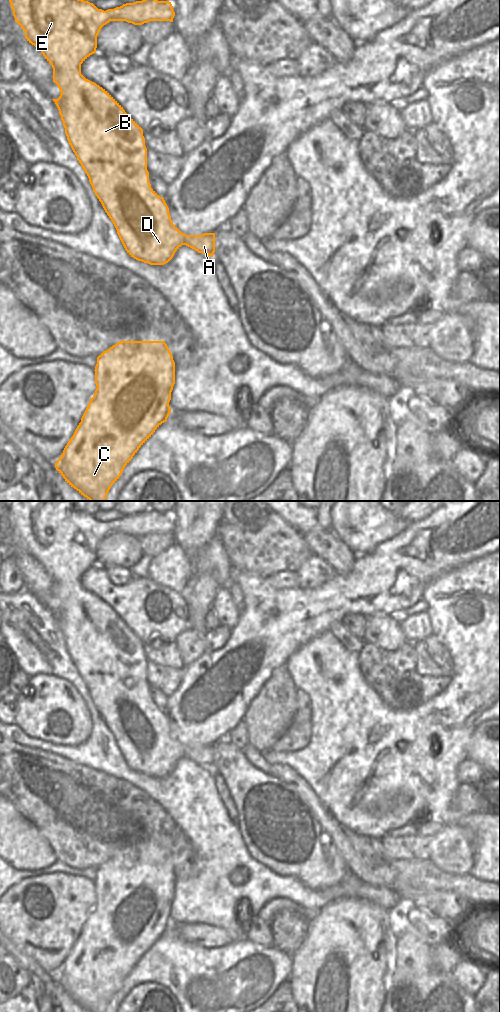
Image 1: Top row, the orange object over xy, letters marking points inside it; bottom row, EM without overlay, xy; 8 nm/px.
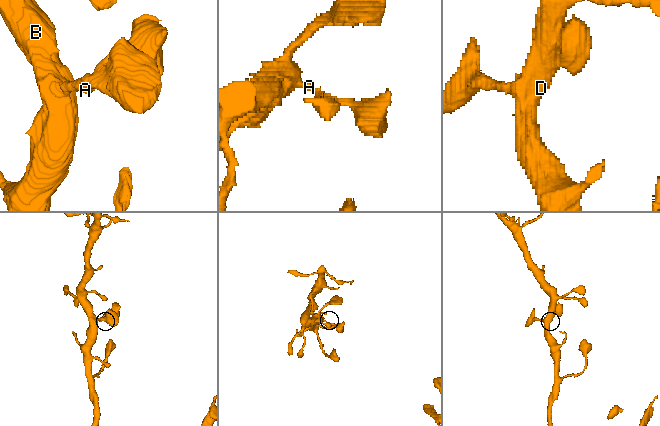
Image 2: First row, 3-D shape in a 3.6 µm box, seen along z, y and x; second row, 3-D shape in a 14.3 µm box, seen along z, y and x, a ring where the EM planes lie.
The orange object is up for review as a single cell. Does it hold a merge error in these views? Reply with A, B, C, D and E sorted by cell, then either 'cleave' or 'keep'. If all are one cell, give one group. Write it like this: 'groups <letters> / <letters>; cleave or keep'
groups A B C D E; keep

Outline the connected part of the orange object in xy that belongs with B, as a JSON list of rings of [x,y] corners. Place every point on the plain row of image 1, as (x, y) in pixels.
[[[7,501],[7,504],[15,534],[25,544],[27,553],[43,566],[53,580],[53,594],[57,596],[61,606],[58,611],[52,612],[59,622],[67,652],[87,686],[93,704],[113,734],[127,765],[134,771],[150,777],[168,775],[182,757],[186,757],[198,765],[213,769],[215,745],[204,745],[202,747],[182,745],[173,736],[164,710],[151,700],[143,641],[105,601],[81,586],[81,576],[90,567],[96,565],[97,548],[104,537],[110,533],[126,533],[134,537],[142,537],[150,533],[173,534],[175,524],[171,514],[158,513],[148,509],[142,513],[126,515],[120,519],[104,523],[98,521],[93,515],[78,511],[75,508],[74,501]]]

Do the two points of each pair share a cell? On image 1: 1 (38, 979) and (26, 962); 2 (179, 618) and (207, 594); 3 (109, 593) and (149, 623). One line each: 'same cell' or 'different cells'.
1: same cell
2: different cells
3: same cell

